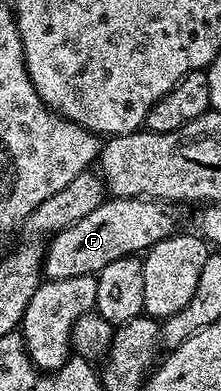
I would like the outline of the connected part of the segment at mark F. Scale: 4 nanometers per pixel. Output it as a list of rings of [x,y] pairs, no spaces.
[[[112,197],[94,207],[90,215],[78,219],[61,233],[55,234],[44,253],[43,276],[49,281],[74,279],[74,275],[98,275],[106,263],[130,257],[157,245],[163,237],[177,232],[175,204],[147,197]]]

